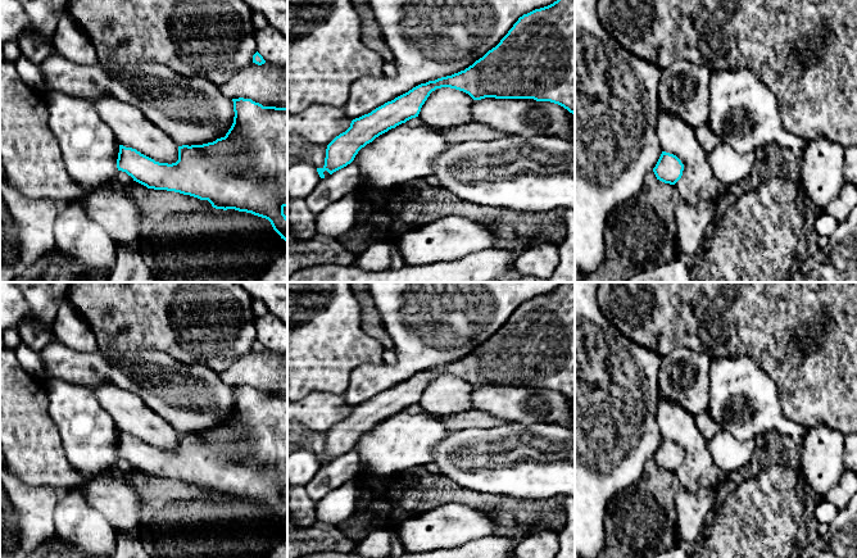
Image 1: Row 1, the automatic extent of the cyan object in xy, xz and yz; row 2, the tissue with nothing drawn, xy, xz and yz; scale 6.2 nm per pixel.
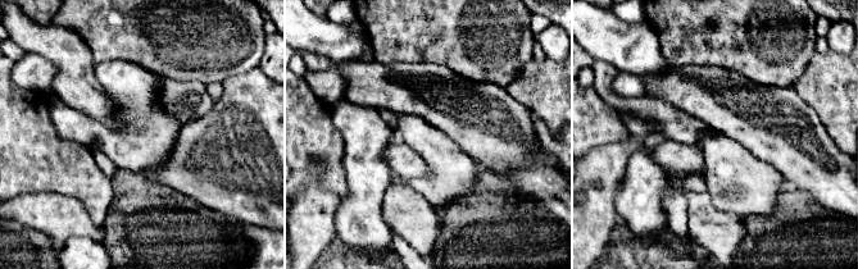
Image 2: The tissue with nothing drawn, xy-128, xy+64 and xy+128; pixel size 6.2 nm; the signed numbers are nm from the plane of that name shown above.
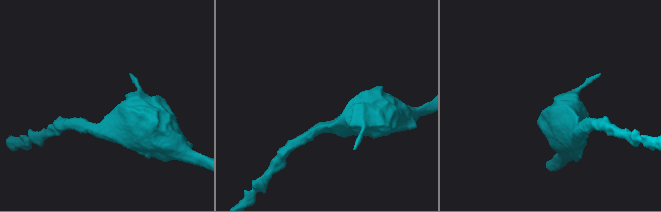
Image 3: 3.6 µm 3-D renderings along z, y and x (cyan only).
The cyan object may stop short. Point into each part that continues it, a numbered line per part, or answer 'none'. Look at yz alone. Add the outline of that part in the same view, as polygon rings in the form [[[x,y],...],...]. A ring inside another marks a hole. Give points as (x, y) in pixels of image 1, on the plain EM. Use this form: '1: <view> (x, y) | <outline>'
none

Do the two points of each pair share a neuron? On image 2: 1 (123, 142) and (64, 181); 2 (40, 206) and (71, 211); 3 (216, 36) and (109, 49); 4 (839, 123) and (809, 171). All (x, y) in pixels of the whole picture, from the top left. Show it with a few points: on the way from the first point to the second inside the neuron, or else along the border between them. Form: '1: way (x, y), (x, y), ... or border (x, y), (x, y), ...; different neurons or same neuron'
1: border (63, 138), (84, 146), (90, 153); different neurons
2: way (48, 211), (63, 211); same neuron
3: way (189, 36), (136, 39); same neuron
4: border (813, 110), (831, 140), (844, 153); different neurons

